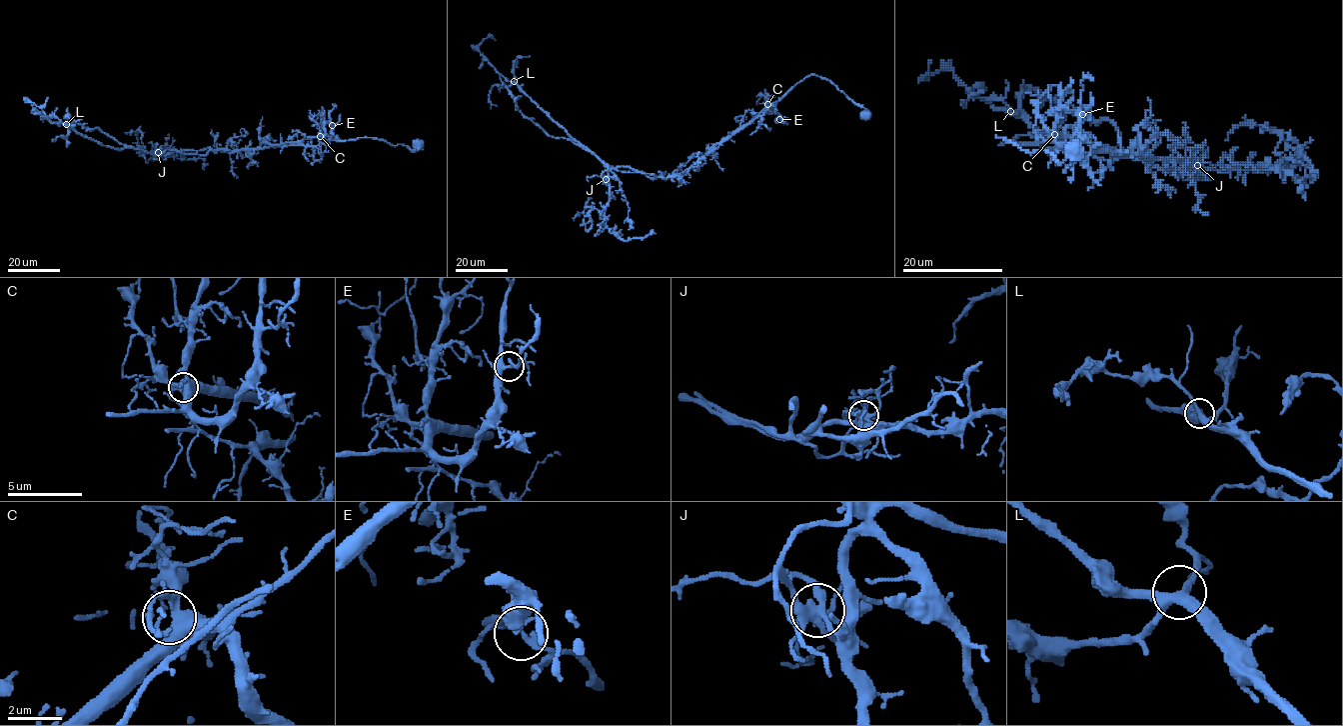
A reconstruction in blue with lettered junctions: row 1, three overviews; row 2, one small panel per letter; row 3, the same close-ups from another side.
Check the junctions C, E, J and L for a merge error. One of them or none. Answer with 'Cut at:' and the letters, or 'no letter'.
Cut at: J

